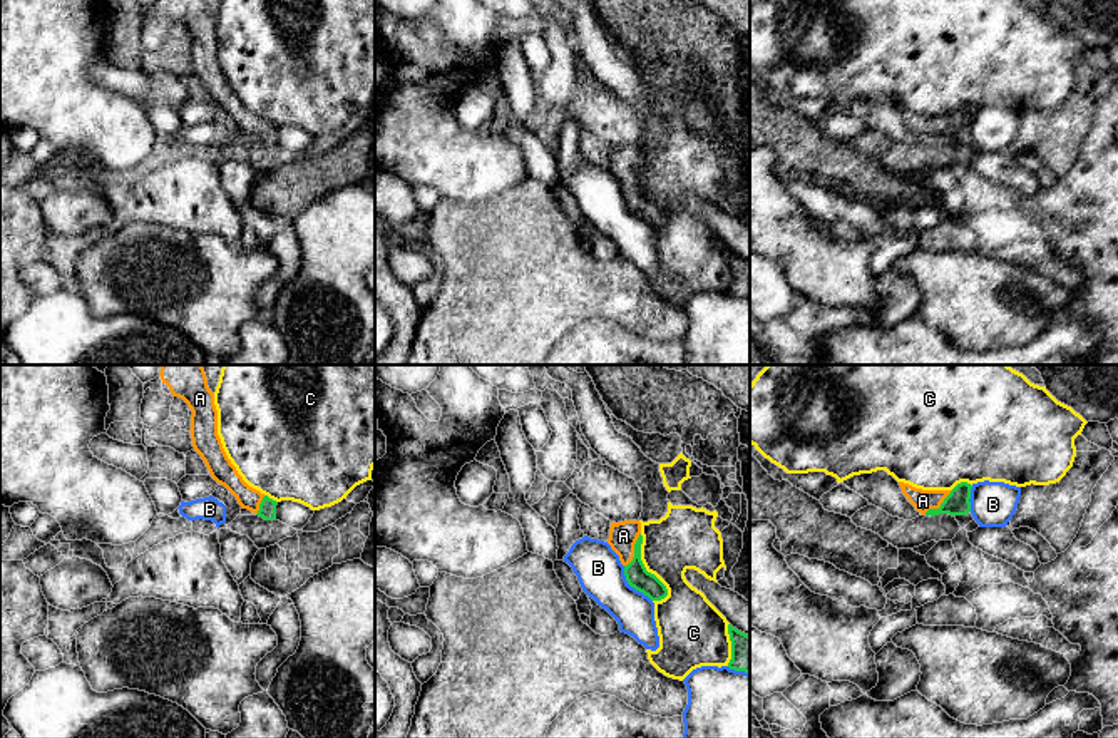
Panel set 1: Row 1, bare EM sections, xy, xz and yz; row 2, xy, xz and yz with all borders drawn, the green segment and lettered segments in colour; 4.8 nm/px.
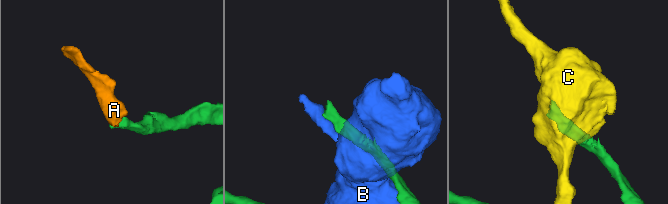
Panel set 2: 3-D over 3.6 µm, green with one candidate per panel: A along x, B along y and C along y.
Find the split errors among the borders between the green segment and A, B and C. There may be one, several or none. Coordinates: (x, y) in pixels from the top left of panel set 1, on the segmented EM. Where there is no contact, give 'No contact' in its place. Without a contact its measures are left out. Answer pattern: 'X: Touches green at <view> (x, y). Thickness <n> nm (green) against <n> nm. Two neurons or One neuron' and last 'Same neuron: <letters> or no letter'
A: Touches green at xz (635, 549). Thickness 110 nm (green) against 140 nm. One neuron
B: Touches green at xz (631, 586). Thickness 110 nm (green) against 220 nm. Two neurons
C: Touches green at xz (645, 569). Thickness 110 nm (green) against 300 nm. Two neurons
Same neuron: A

